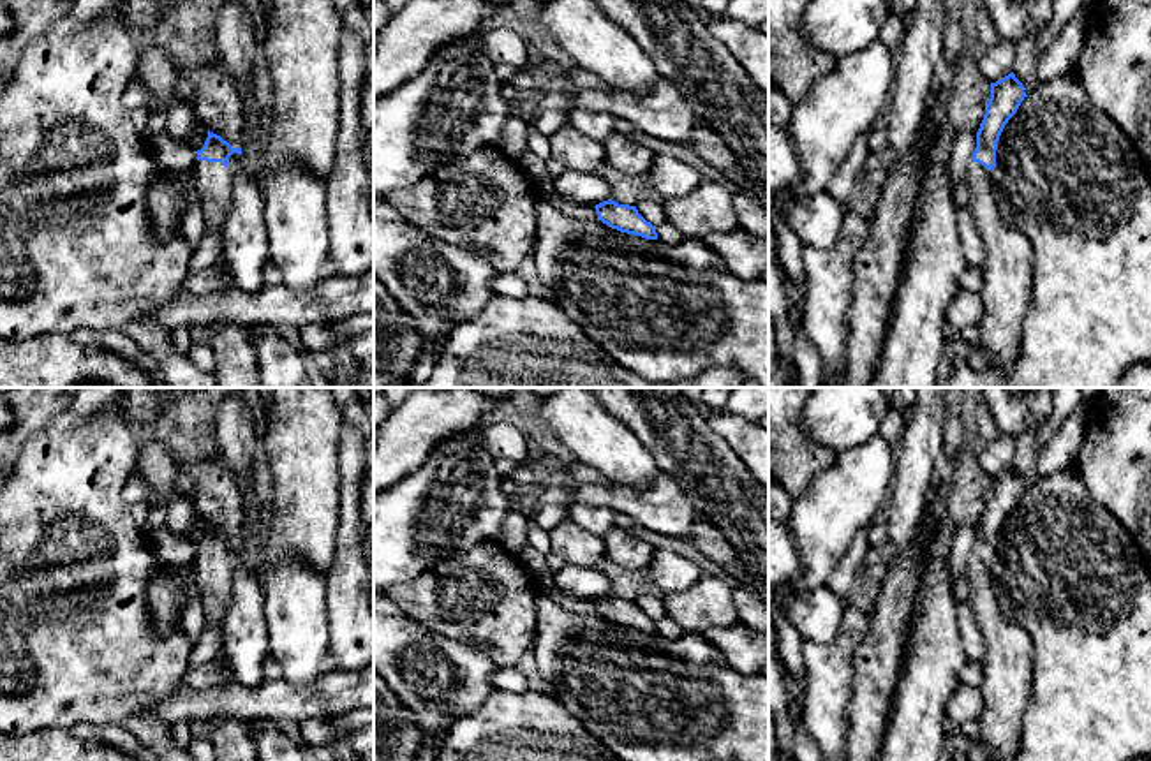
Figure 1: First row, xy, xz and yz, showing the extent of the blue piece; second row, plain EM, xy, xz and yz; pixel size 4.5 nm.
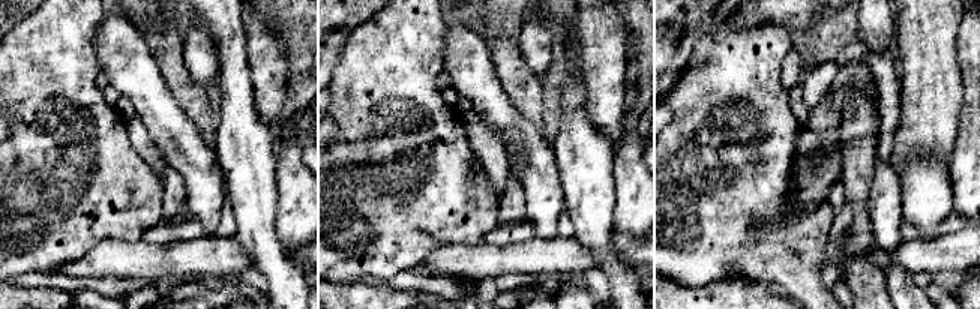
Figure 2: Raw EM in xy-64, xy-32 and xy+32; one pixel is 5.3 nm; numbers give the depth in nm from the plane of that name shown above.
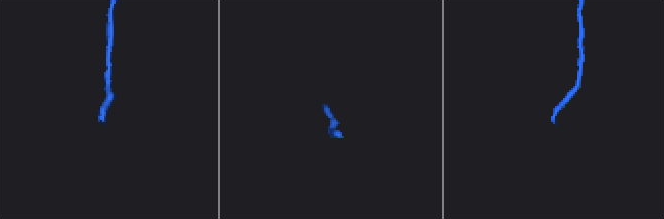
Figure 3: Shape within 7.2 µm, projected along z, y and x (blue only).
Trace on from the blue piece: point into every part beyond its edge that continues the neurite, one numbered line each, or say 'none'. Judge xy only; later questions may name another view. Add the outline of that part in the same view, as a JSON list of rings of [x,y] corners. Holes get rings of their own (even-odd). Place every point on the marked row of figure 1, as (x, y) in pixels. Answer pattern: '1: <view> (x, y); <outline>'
1: xy (214, 180); [[[197,160],[192,166],[201,197],[204,225],[222,234],[233,192],[233,171],[220,162]]]

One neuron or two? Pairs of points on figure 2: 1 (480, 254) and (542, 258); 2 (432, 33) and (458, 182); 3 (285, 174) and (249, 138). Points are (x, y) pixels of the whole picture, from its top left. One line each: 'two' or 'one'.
1: one
2: one
3: two

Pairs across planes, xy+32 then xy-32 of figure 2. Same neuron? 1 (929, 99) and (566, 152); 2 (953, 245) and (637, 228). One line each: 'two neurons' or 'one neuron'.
1: two neurons
2: two neurons

